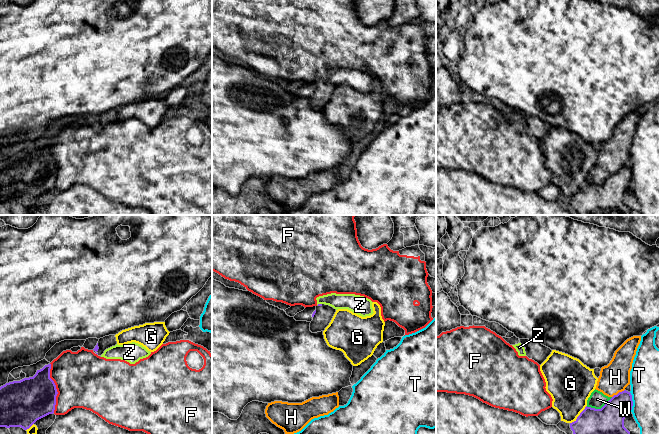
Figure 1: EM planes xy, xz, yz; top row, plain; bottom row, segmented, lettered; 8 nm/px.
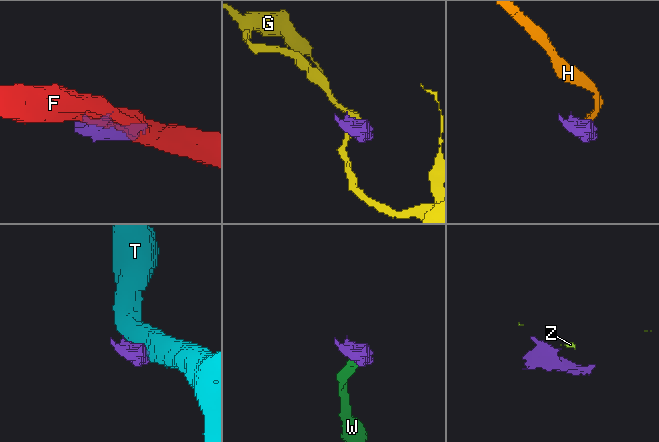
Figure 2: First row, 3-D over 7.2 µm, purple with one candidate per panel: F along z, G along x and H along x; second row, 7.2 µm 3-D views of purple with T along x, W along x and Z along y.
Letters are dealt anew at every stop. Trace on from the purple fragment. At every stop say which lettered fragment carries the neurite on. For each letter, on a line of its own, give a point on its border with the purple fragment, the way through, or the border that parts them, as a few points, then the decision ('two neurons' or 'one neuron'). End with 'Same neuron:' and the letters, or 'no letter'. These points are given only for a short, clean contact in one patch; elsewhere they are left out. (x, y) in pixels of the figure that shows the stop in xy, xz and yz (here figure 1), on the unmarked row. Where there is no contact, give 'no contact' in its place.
F: xy (55, 164) | two neurons
G: yz (579, 191) | two neurons
H: yz (619, 168) | two neurons
T: yz (632, 177) | two neurons
W: yz (599, 185) | two neurons
Z: xz (319, 80) | along xz (321, 79), (317, 80) | two neurons
Same neuron: no letter

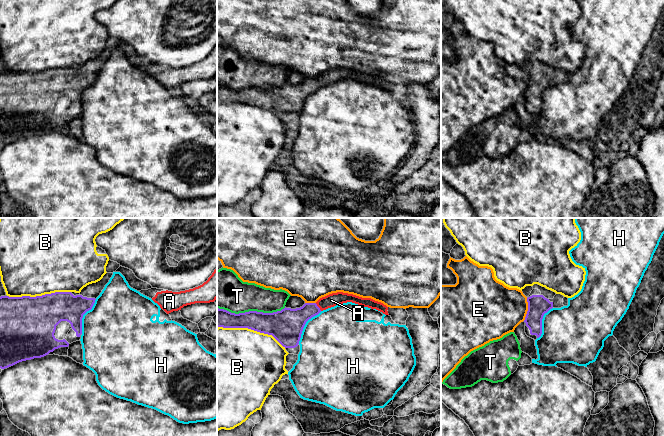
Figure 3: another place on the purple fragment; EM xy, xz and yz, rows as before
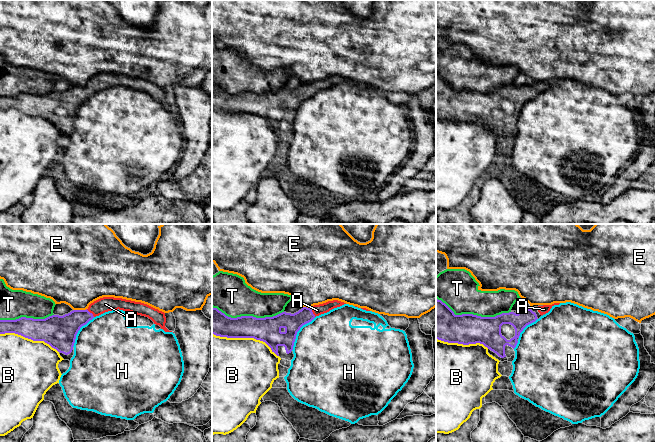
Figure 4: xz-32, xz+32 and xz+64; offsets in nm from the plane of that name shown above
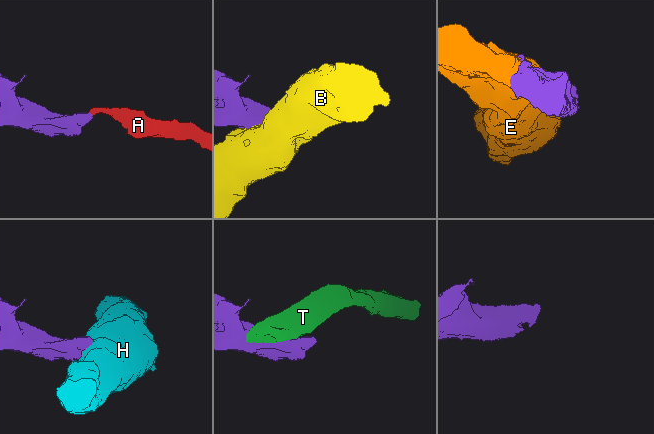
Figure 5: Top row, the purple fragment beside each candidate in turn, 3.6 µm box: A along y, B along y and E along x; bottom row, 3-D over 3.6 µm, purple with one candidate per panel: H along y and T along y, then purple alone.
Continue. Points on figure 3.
A: xz (318, 83) | across xz (291, 98), (308, 86), (318, 83), (331, 76) | one neuron
B: xz (251, 105) | two neurons
E: yz (528, 85) | two neurons
H: xy (82, 92) | along xy (96, 75), (93, 82), (83, 91), (81, 109) | two neurons
T: xz (251, 87) | two neurons
Same neuron: A

